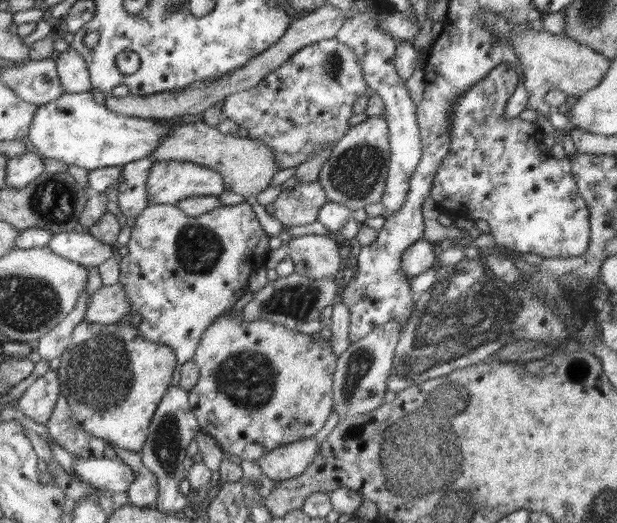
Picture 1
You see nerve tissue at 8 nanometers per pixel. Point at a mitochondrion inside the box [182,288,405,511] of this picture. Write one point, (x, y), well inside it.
(248, 380)

